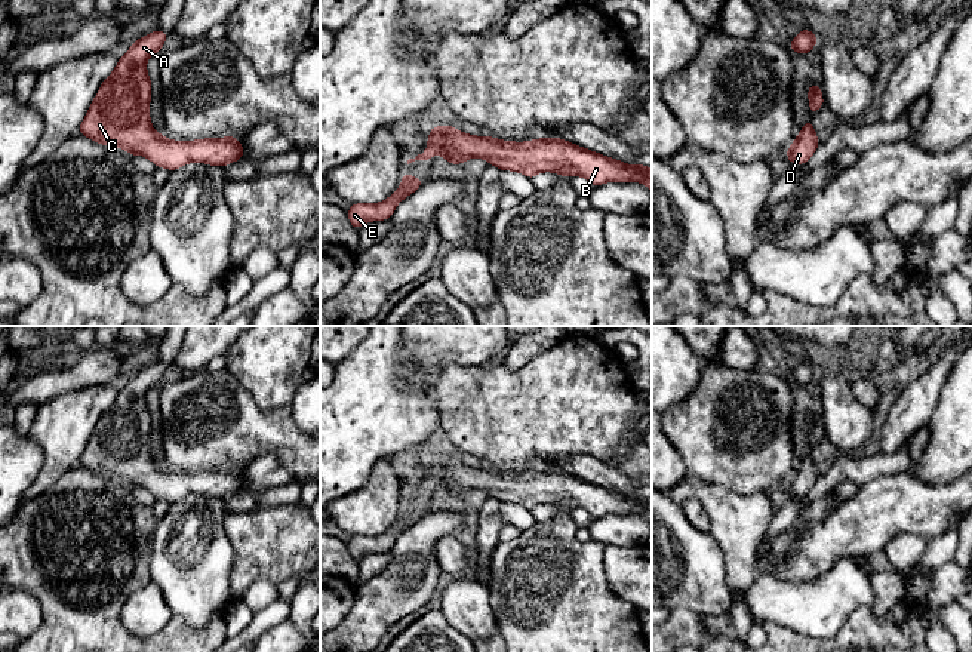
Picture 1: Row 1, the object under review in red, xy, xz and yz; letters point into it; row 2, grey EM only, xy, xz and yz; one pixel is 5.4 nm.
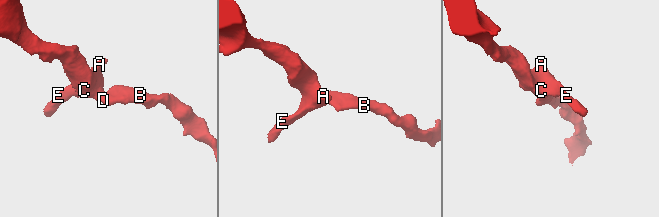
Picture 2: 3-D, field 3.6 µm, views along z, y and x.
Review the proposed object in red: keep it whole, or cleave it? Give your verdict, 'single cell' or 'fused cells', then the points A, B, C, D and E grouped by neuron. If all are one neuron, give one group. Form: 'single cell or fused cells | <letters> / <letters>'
single cell | A B C D E

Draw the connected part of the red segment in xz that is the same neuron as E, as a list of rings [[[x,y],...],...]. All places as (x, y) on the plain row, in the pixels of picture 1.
[[[405,504],[400,520],[396,522],[387,532],[381,535],[357,535],[351,536],[347,548],[354,562],[357,563],[363,556],[370,553],[385,553],[394,545],[396,538],[416,523],[424,516],[424,511],[413,510],[410,505]]]

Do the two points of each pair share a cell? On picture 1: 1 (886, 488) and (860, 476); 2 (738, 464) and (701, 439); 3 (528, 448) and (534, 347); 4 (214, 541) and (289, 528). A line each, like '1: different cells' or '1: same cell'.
1: different cells
2: same cell
3: different cells
4: different cells

